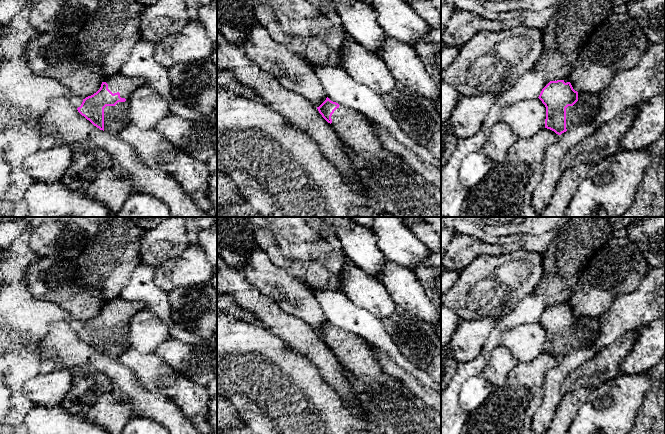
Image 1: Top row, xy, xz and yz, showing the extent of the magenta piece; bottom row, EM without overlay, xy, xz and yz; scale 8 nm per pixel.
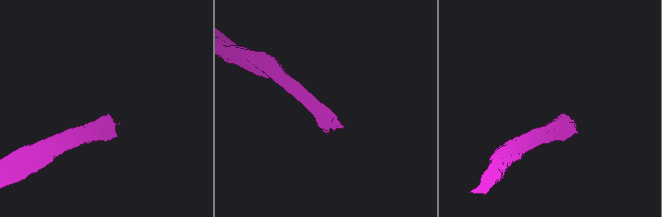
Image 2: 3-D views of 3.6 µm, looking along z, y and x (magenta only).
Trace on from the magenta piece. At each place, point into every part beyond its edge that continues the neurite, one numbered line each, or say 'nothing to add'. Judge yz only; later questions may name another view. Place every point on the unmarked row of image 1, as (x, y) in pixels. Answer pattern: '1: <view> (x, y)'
1: yz (585, 333)

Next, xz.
1: xz (389, 404)

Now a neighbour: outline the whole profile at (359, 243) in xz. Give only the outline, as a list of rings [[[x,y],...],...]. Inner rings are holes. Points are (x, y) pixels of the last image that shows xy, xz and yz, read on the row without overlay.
[[[321,217],[336,230],[348,259],[369,276],[379,280],[380,272],[388,260],[377,244],[371,229],[358,224],[350,217]]]

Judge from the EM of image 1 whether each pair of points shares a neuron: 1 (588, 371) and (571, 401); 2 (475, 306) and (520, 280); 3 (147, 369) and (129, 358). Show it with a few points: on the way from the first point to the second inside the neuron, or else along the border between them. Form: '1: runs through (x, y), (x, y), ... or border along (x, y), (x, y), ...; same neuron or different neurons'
1: border along (594, 388), (579, 387), (563, 395); different neurons
2: runs through (486, 295), (500, 281), (509, 280); same neuron
3: runs through (143, 366), (133, 360); same neuron

